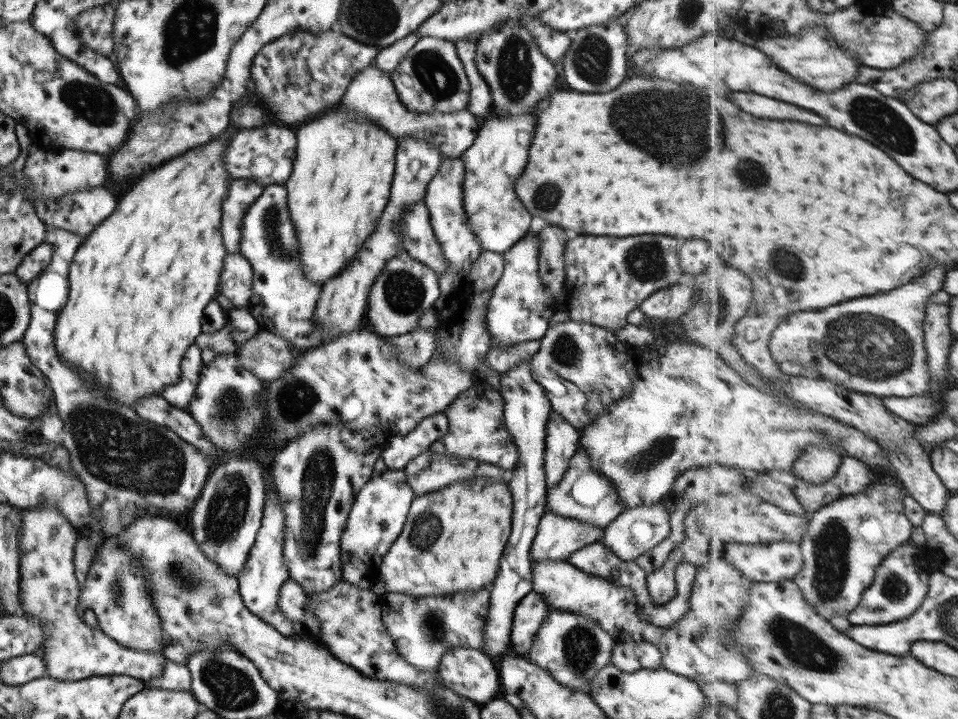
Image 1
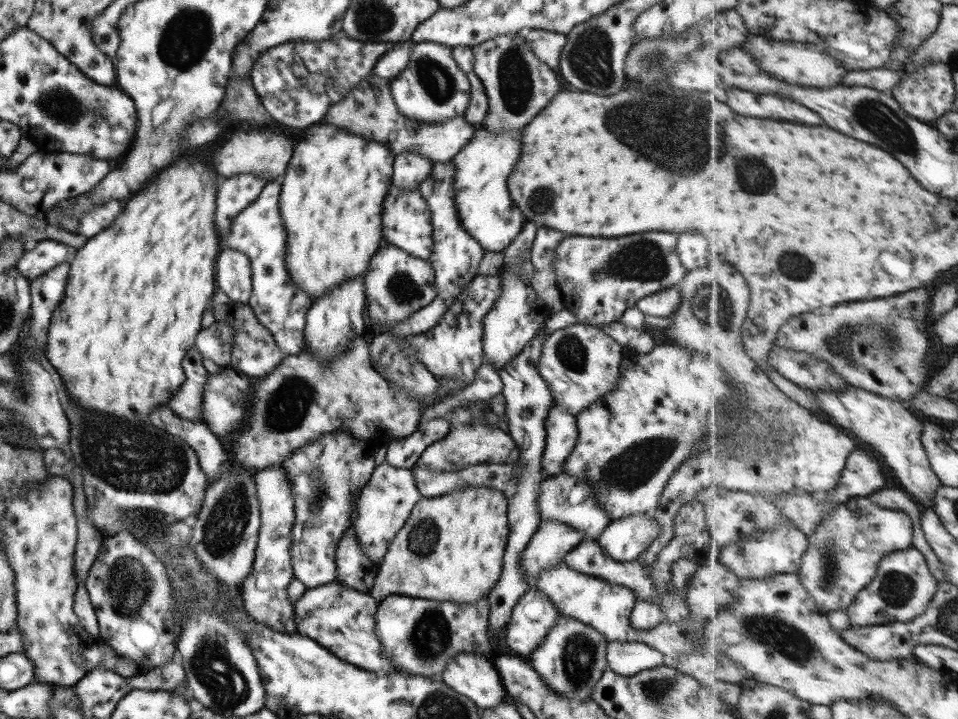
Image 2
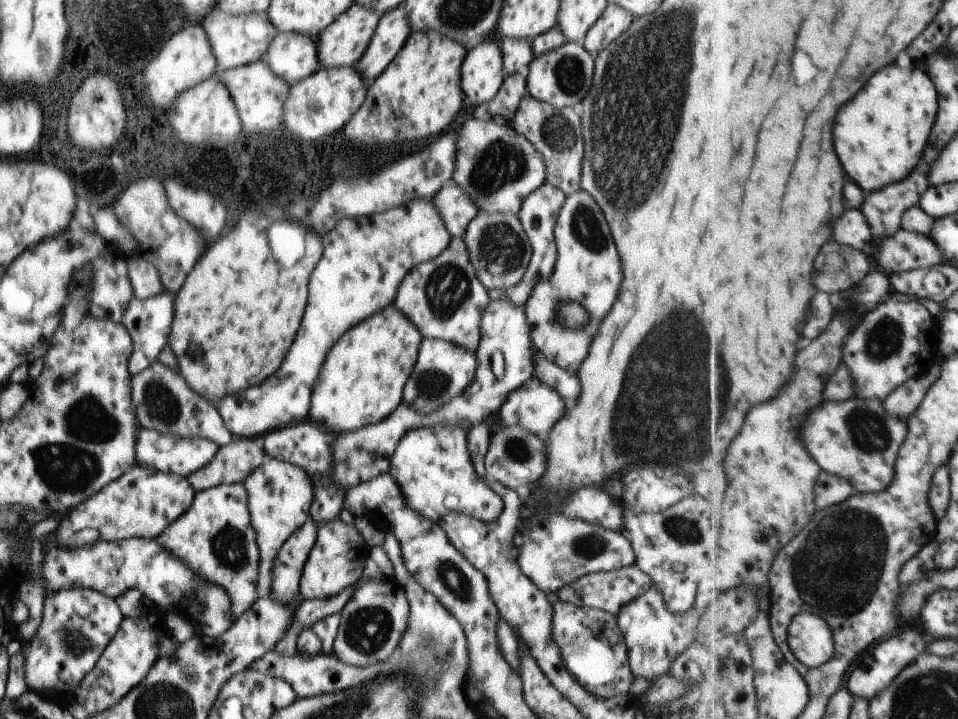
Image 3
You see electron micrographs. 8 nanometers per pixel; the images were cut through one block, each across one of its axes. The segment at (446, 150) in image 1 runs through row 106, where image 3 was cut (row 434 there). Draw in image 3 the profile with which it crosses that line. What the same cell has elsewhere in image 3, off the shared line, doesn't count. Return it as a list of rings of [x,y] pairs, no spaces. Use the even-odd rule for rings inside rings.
[[[499,299],[498,301],[491,300],[488,303],[488,306],[482,311],[481,316],[481,341],[479,342],[479,348],[476,352],[477,369],[474,380],[460,395],[453,398],[449,403],[440,405],[438,410],[435,410],[429,415],[423,415],[422,413],[417,413],[410,405],[401,402],[398,408],[395,408],[394,412],[388,418],[349,433],[340,433],[340,436],[335,435],[335,439],[331,444],[331,477],[333,478],[333,482],[343,491],[347,491],[350,487],[368,482],[378,475],[388,473],[391,467],[391,458],[396,450],[397,444],[408,431],[424,427],[433,429],[438,425],[457,425],[468,432],[474,425],[484,420],[493,419],[498,410],[500,410],[502,403],[508,398],[508,394],[516,390],[519,386],[522,386],[529,378],[534,377],[535,357],[533,354],[536,352],[536,348],[530,336],[530,327],[527,325],[524,309],[525,307],[516,306],[512,301],[504,299]],[[494,352],[500,352],[500,354],[504,356],[505,374],[502,380],[496,378],[492,371],[491,362]]]

